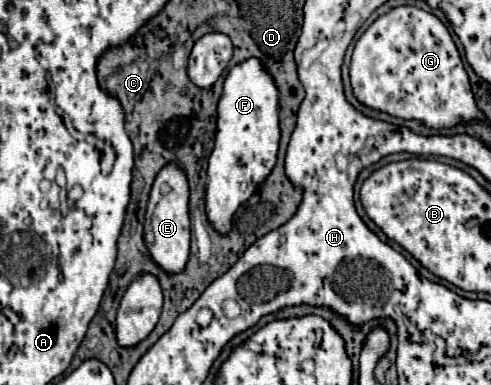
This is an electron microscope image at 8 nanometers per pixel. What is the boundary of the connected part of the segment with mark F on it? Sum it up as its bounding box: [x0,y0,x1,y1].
[206,58,278,234]

